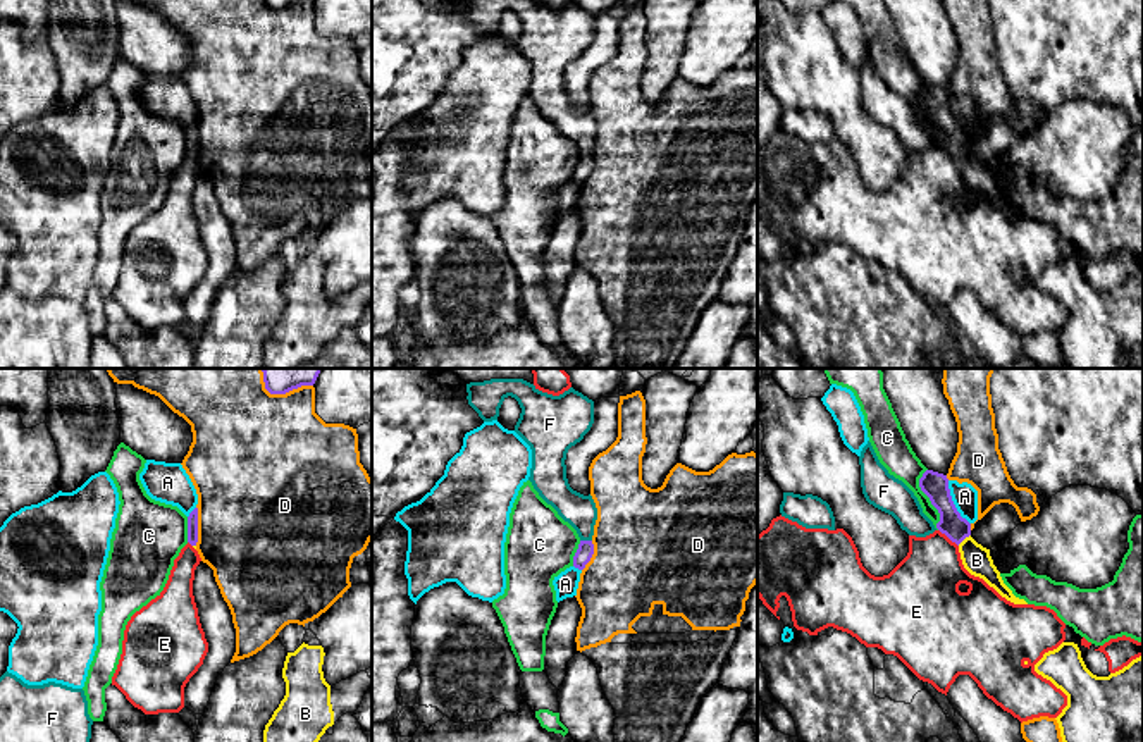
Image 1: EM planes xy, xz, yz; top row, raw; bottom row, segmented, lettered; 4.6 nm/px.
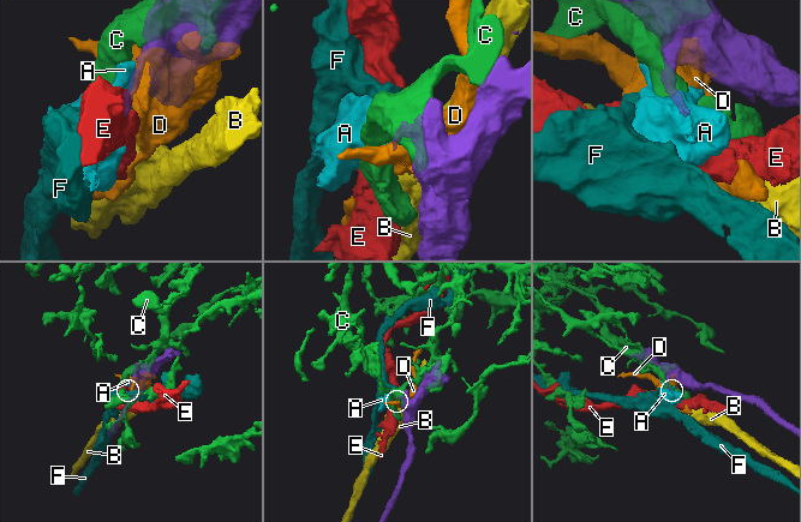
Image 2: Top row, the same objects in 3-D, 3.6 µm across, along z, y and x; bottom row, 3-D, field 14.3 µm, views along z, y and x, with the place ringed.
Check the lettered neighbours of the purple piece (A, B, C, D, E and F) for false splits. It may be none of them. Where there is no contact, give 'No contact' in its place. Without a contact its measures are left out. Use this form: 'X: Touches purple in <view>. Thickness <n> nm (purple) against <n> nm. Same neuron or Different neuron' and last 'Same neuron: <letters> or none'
A: Touches purple in yz. Thickness 120 nm (purple) against 120 nm. Different neuron
B: Touches purple in yz. Thickness 120 nm (purple) against 140 nm. Different neuron
C: Touches purple in yz. Thickness 120 nm (purple) against 150 nm. Different neuron
D: Touches purple in xy. Thickness 50 nm (purple) against 500 nm. Different neuron
E: Touches purple in yz. Thickness 120 nm (purple) against 320 nm. Different neuron
F: Touches purple in xz. Thickness 80 nm (purple) against 150 nm. Different neuron
Same neuron: none

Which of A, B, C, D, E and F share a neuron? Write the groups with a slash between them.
A / B / C / D / E / F

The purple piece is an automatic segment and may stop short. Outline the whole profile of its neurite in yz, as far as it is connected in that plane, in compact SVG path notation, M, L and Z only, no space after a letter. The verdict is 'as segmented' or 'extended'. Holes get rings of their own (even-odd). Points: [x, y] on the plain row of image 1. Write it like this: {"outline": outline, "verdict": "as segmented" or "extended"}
{"outline": "M926 84L919 93L919 102L940 127L936 143L959 160L971 150L971 138L957 126L950 110L947 90Z", "verdict": "as segmented"}

